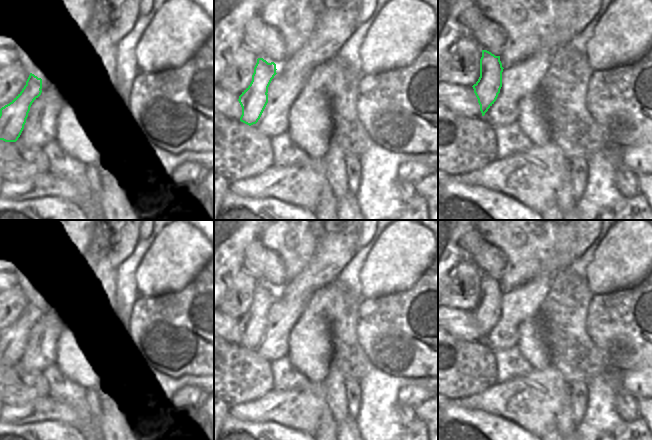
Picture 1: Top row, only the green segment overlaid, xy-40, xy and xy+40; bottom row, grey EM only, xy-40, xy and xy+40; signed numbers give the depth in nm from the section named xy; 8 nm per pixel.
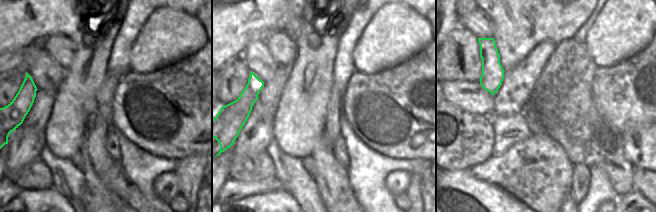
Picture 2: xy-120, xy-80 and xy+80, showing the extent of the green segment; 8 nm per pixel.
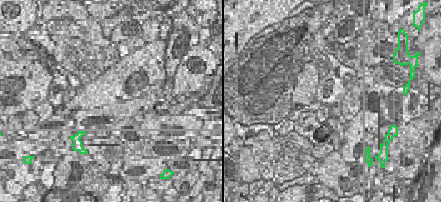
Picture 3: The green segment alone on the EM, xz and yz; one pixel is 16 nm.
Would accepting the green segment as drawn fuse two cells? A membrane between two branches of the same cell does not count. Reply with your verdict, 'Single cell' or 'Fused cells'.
Fused cells

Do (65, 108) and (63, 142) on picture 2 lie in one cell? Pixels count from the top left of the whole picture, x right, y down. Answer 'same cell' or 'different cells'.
same cell

